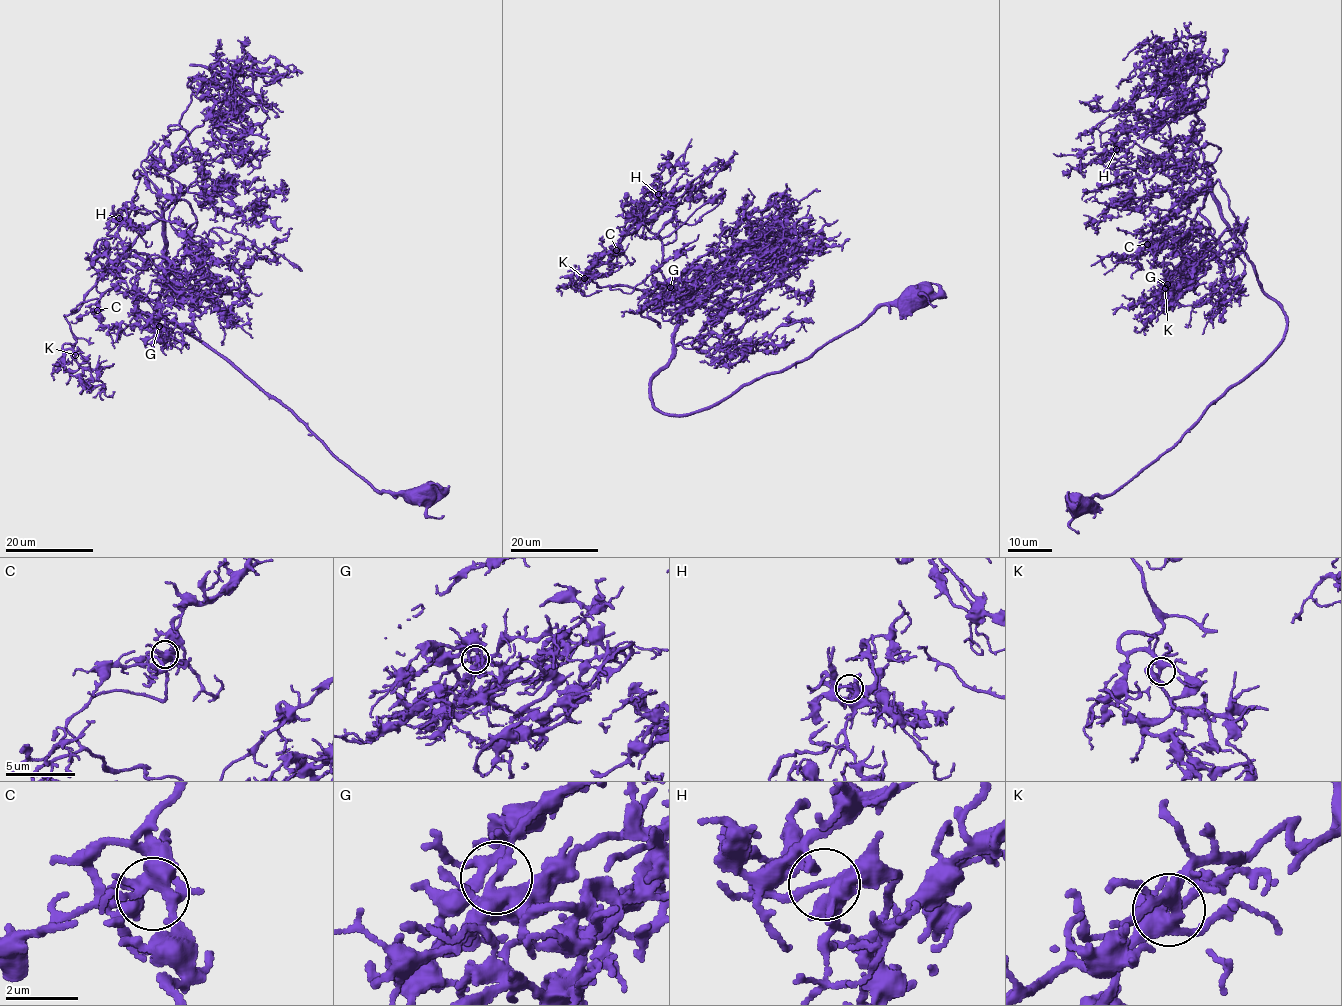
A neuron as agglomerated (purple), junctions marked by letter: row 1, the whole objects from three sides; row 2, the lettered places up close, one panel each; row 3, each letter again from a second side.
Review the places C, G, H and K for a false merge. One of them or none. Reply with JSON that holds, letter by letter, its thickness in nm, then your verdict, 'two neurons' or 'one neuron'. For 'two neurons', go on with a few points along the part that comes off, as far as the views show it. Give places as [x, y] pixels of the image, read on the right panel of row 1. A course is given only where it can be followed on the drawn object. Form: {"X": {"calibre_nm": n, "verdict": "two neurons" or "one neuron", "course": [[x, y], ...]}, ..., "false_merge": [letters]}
{"C": {"calibre_nm": 400, "verdict": "one neuron"}, "G": {"calibre_nm": 360, "verdict": "one neuron"}, "H": {"calibre_nm": 340, "verdict": "one neuron"}, "K": {"calibre_nm": 380, "verdict": "one neuron"}, "false_merge": []}

